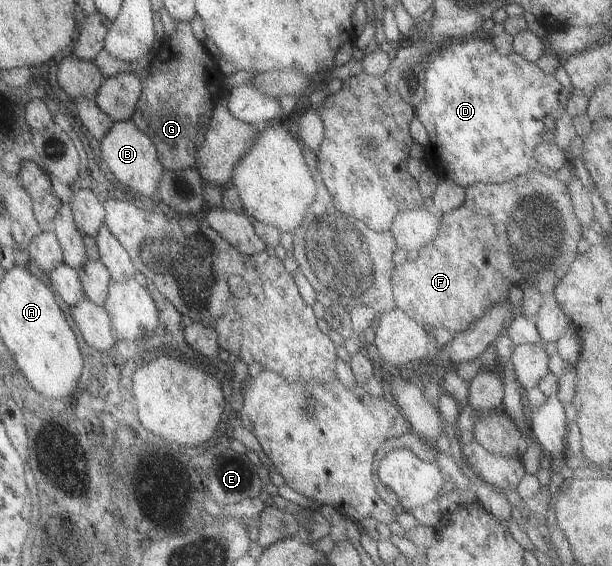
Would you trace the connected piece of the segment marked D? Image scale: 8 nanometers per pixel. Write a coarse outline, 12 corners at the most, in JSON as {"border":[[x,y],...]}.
{"border":[[482,33],[432,51],[422,161],[460,187],[537,169],[571,95]]}

